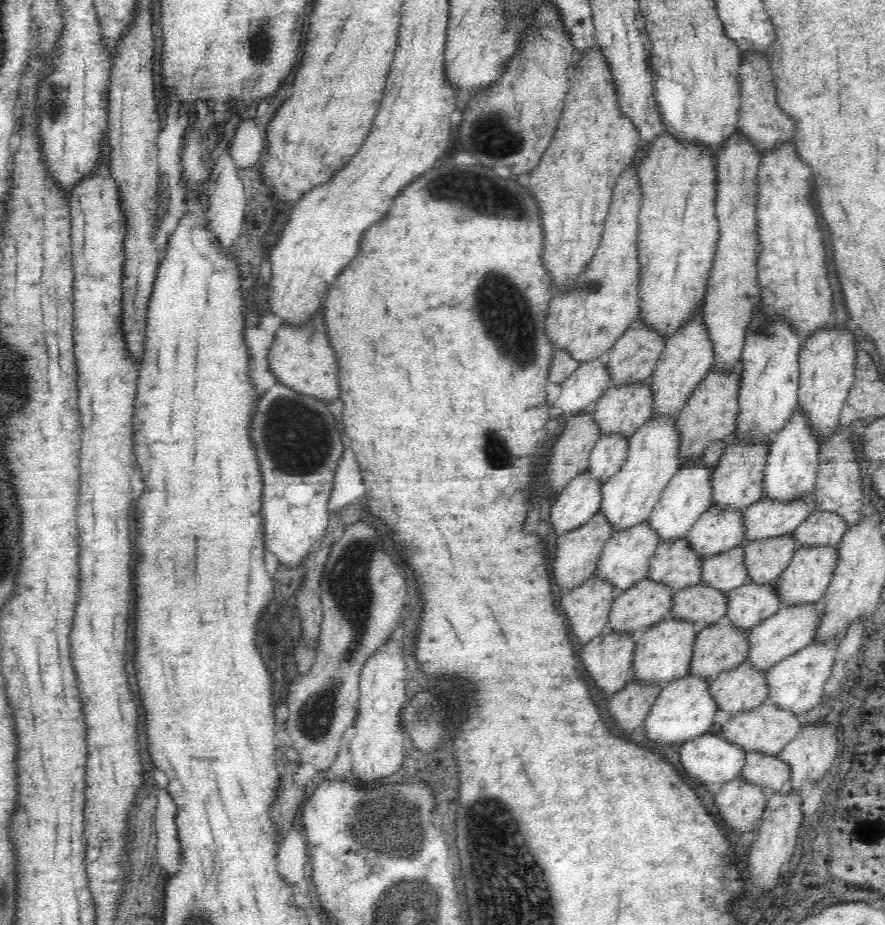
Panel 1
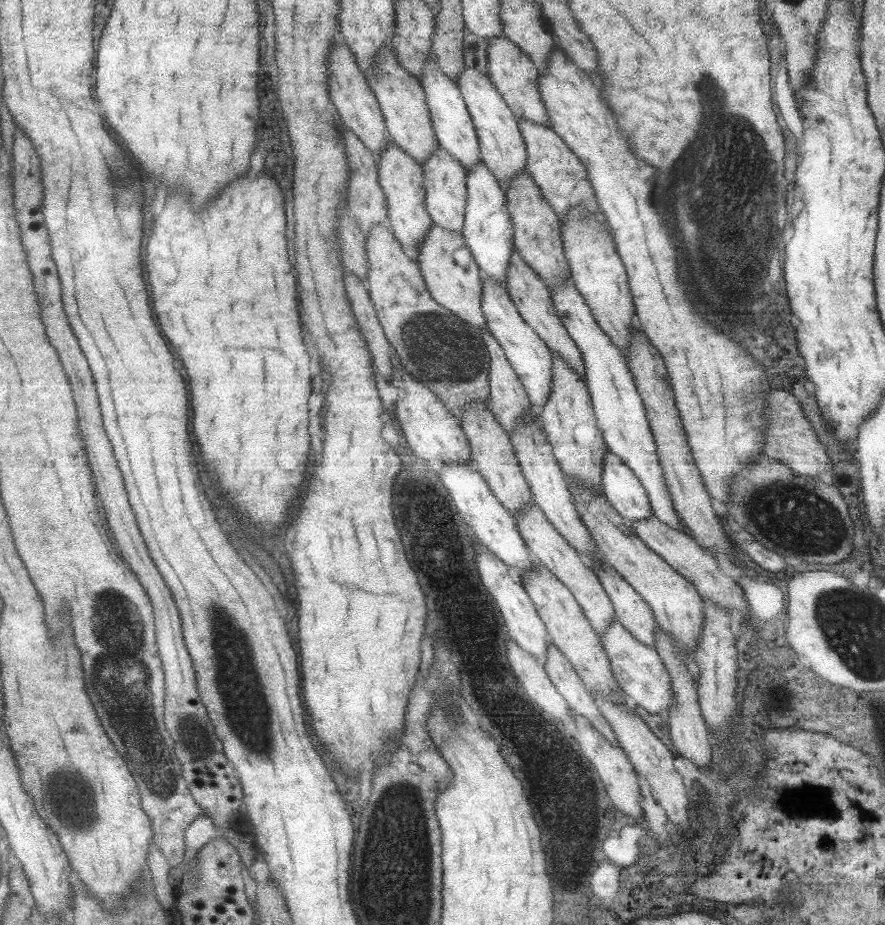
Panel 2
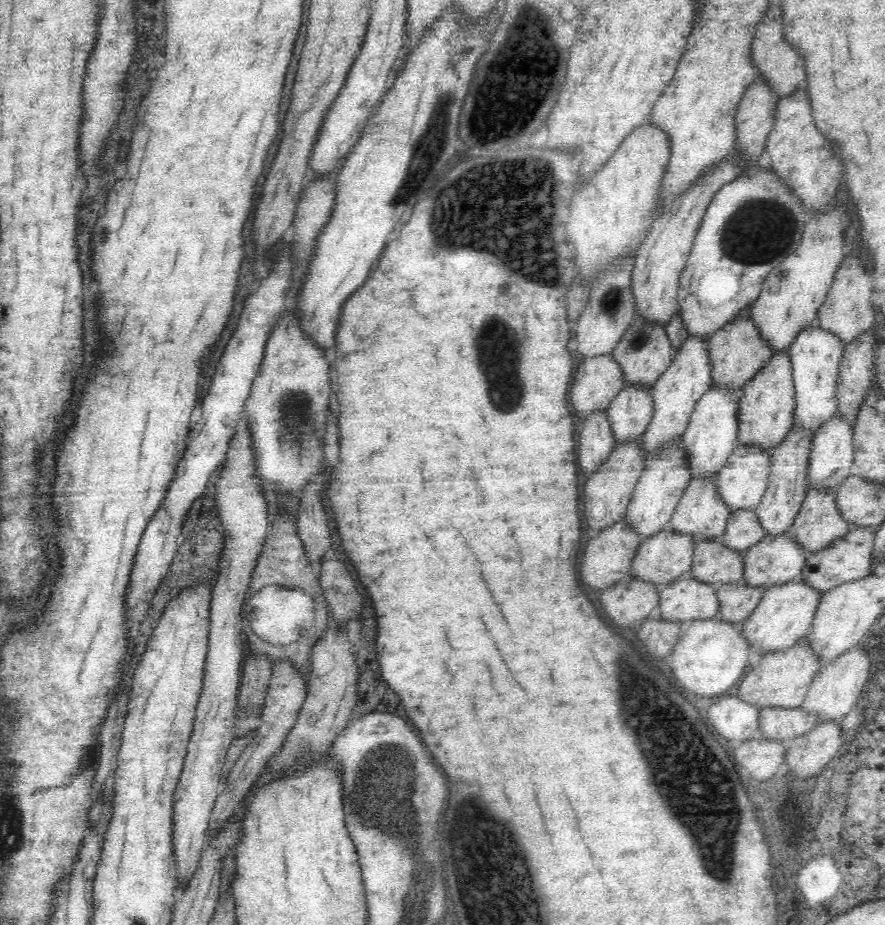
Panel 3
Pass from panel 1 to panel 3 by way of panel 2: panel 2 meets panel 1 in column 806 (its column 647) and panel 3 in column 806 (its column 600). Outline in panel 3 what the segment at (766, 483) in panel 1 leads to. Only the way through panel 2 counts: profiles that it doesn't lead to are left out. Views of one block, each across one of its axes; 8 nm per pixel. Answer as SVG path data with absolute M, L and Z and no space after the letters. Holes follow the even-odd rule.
M818 322L803 328L791 343L788 350L792 367L794 385L794 412L792 422L798 427L812 431L817 435L818 429L837 410L835 395L839 366L842 360L844 343L823 328Z

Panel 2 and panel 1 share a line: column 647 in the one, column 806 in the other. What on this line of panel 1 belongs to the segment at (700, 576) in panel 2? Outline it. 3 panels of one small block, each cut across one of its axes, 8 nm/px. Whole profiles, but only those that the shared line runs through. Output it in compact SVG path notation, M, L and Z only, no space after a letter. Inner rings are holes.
M814 511L802 519L800 526L792 532L798 548L836 548L848 528L839 516L831 512Z

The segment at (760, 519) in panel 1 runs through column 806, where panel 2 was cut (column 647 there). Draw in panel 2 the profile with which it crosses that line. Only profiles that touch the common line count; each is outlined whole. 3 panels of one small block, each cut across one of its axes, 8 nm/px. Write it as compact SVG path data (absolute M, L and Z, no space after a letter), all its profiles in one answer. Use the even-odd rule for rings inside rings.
M605 448L602 456L602 494L628 523L651 515L650 502L637 475Z

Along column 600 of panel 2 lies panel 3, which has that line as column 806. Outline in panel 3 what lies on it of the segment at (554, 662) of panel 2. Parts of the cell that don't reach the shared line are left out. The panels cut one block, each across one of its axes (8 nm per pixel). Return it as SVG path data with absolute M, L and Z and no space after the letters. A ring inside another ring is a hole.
M768 707L758 712L758 737L768 740L790 742L818 724L816 713L802 713L801 707L782 709Z

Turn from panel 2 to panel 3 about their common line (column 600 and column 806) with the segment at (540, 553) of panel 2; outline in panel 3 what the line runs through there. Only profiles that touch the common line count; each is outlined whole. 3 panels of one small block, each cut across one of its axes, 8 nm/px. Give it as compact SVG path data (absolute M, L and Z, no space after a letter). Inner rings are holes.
M802 578L771 586L765 590L753 613L740 624L741 634L760 657L772 651L785 651L812 630L821 596L821 592L810 587Z

